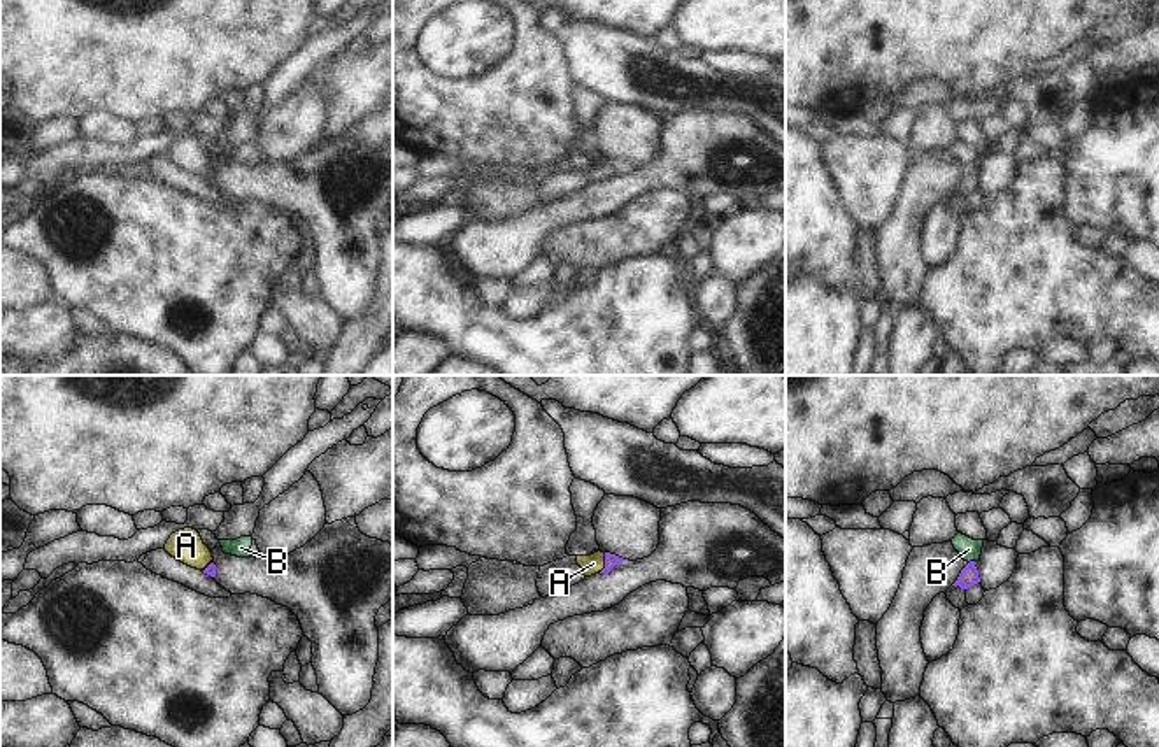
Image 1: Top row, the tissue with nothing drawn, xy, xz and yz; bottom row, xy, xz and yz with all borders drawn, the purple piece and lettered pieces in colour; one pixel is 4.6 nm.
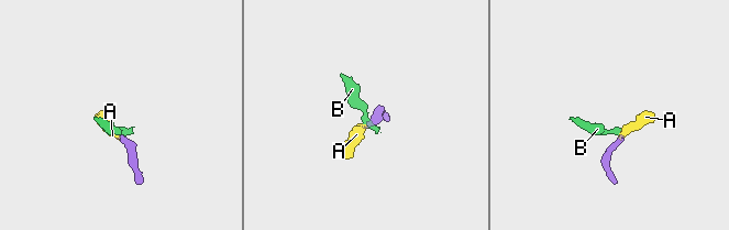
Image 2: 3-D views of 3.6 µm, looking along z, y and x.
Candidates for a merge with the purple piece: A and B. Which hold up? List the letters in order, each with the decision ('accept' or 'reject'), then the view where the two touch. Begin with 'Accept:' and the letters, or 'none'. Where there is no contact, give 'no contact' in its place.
Accept: A
A: accept | xz
B: reject | yz

